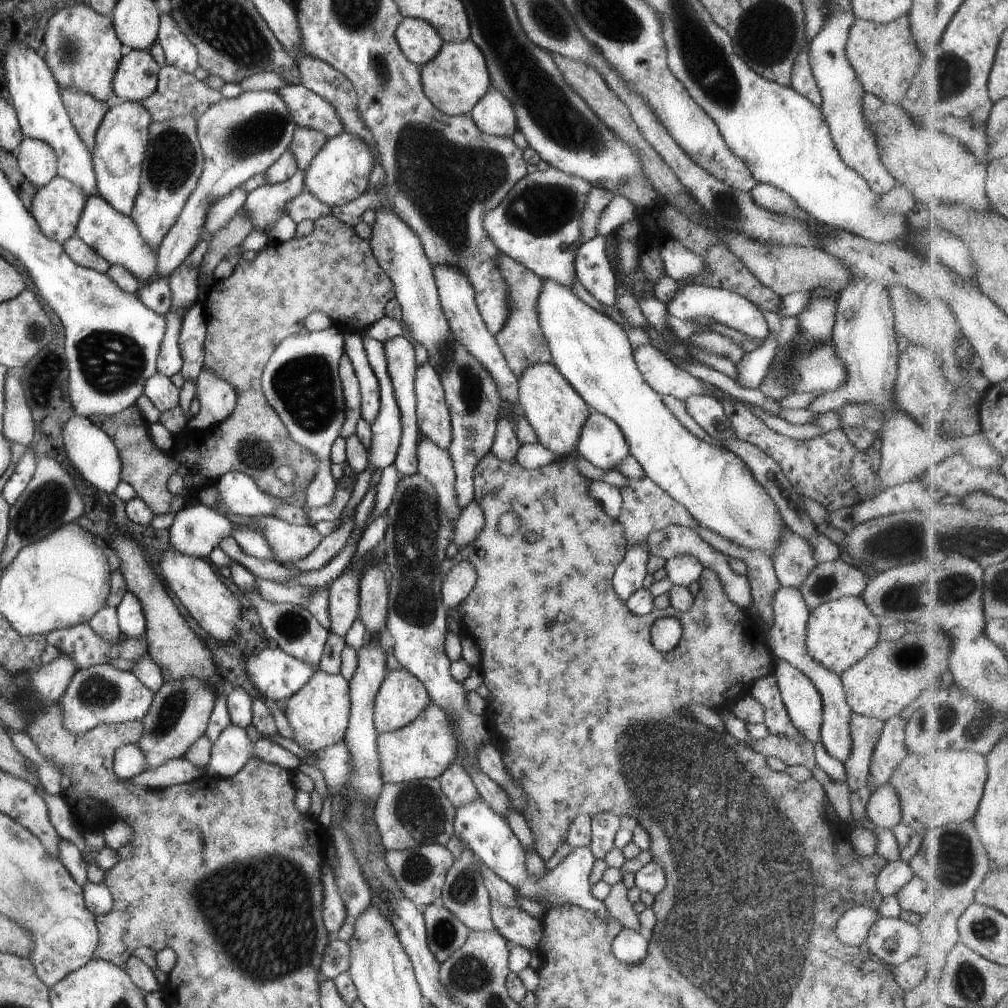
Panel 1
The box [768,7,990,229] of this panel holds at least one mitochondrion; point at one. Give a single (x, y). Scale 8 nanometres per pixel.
(953, 71)

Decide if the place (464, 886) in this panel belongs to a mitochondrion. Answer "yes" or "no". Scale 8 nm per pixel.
yes

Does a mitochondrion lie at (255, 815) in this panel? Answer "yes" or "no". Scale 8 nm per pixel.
no

